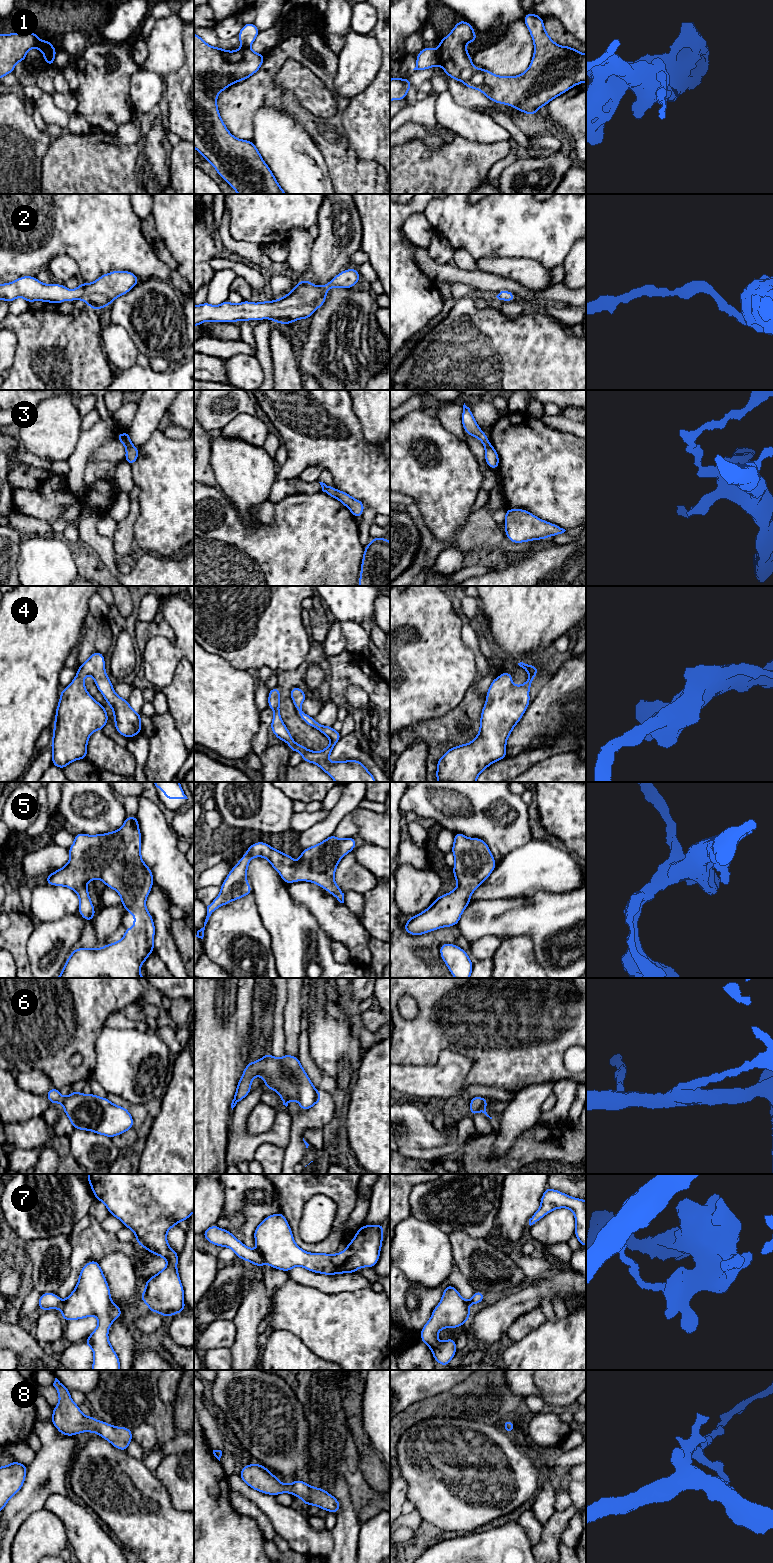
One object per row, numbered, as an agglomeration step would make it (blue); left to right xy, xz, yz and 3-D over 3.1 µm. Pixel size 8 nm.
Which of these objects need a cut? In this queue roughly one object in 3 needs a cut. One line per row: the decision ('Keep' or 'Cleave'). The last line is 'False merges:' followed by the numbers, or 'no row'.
1: Cleave
2: Keep
3: Cleave
4: Keep
5: Keep
6: Keep
7: Cleave
8: Keep
False merges: 1, 3, 7

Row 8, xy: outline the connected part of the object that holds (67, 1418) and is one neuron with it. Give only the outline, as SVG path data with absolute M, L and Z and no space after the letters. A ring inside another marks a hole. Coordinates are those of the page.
M57 1379L53 1386L59 1394L59 1403L53 1408L51 1422L62 1435L74 1436L82 1432L97 1433L115 1448L126 1451L132 1441L132 1430L116 1427L94 1417L85 1416L70 1397L70 1391Z

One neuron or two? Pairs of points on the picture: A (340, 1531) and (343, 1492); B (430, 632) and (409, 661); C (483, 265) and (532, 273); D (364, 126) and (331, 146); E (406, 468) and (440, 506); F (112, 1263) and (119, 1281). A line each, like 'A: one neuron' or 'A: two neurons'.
A: one neuron
B: one neuron
C: one neuron
D: two neurons
E: one neuron
F: one neuron

